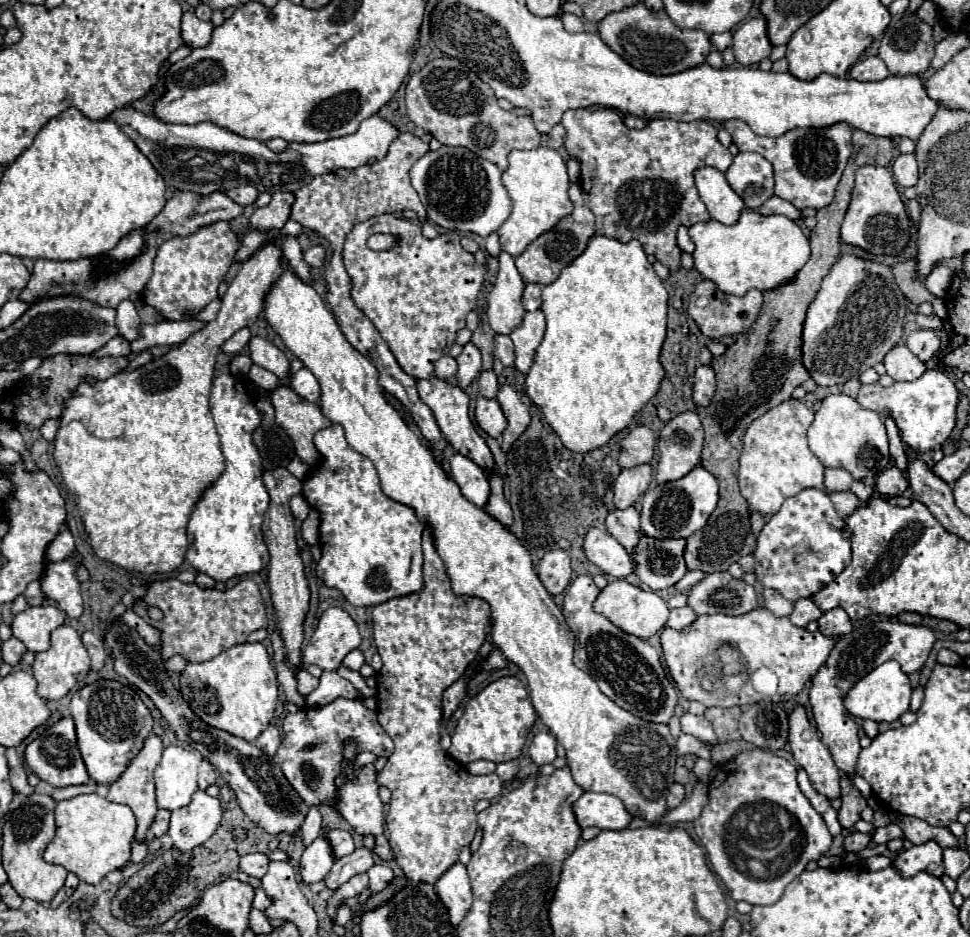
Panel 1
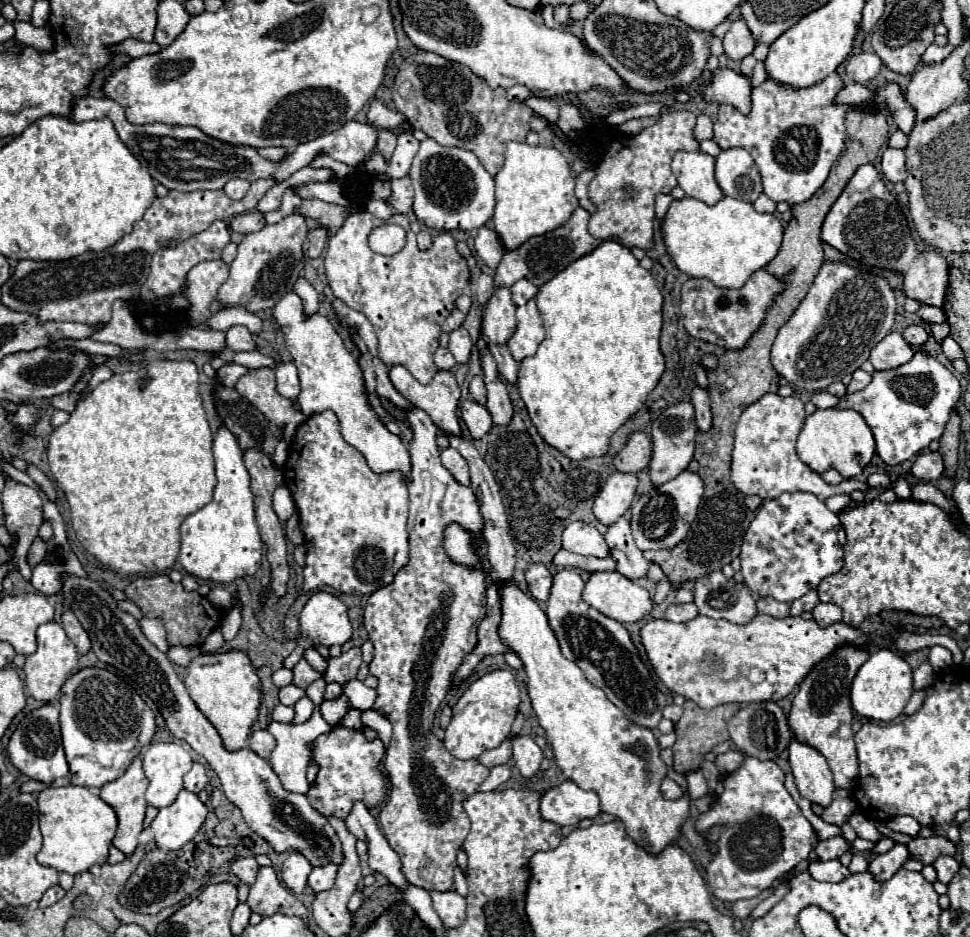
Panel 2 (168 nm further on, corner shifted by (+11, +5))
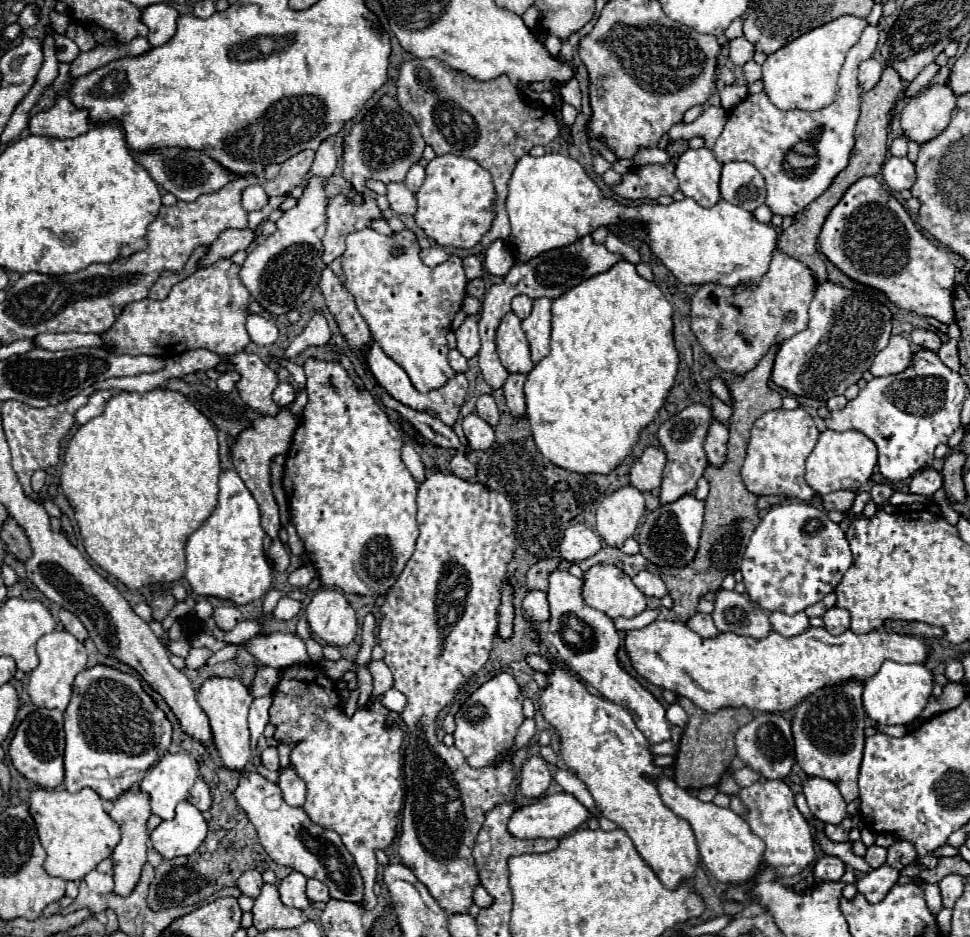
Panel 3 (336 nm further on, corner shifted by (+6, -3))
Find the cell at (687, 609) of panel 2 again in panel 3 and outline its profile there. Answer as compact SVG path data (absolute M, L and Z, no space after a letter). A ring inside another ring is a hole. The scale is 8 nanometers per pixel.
M696 613L686 625L688 625L694 633L698 633L700 637L704 637L704 639L712 639L712 637L716 637L716 635L720 633L720 631L716 629L712 617L706 615L706 613Z

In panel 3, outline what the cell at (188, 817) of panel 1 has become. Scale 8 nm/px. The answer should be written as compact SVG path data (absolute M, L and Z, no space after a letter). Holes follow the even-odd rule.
M182 801L176 807L176 817L172 821L162 821L152 833L152 847L166 859L174 859L180 855L192 855L206 837L206 821L202 813Z

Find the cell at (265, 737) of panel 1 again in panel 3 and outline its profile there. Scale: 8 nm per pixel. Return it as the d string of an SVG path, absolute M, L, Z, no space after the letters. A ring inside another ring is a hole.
M268 747L262 751L262 765L270 771L278 771L278 749Z

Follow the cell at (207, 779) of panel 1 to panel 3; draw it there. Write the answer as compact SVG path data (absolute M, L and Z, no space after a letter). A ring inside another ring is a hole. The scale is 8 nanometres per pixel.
M198 779L198 781L194 783L194 787L190 789L188 803L192 803L198 811L206 811L206 809L210 809L212 797L210 797L210 789L208 789L208 785L204 783L204 779Z

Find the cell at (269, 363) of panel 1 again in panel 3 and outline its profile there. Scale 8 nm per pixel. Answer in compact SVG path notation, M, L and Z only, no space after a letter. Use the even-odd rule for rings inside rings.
M220 259L210 267L196 269L190 277L178 281L166 299L142 299L124 307L114 325L100 333L102 349L112 355L156 355L172 357L190 349L208 349L218 355L234 355L250 343L246 331L248 305L254 301L240 283L240 265Z

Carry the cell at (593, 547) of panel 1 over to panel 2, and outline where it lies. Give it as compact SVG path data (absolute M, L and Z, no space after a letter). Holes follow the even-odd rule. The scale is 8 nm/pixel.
M573 521L563 531L563 549L577 553L577 555L591 555L591 557L609 557L611 549L603 535L591 525Z

